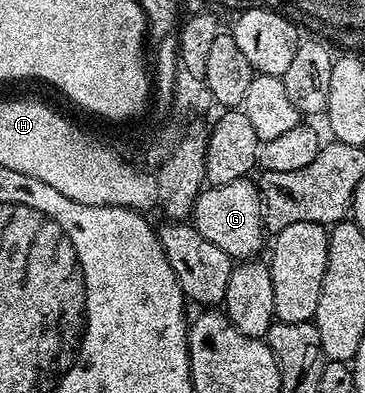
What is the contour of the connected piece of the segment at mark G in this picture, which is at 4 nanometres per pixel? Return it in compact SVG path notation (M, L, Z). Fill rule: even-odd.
M249 178L202 188L193 204L191 223L207 242L215 242L219 250L237 262L256 257L257 251L267 244L267 229L261 223L261 193Z

